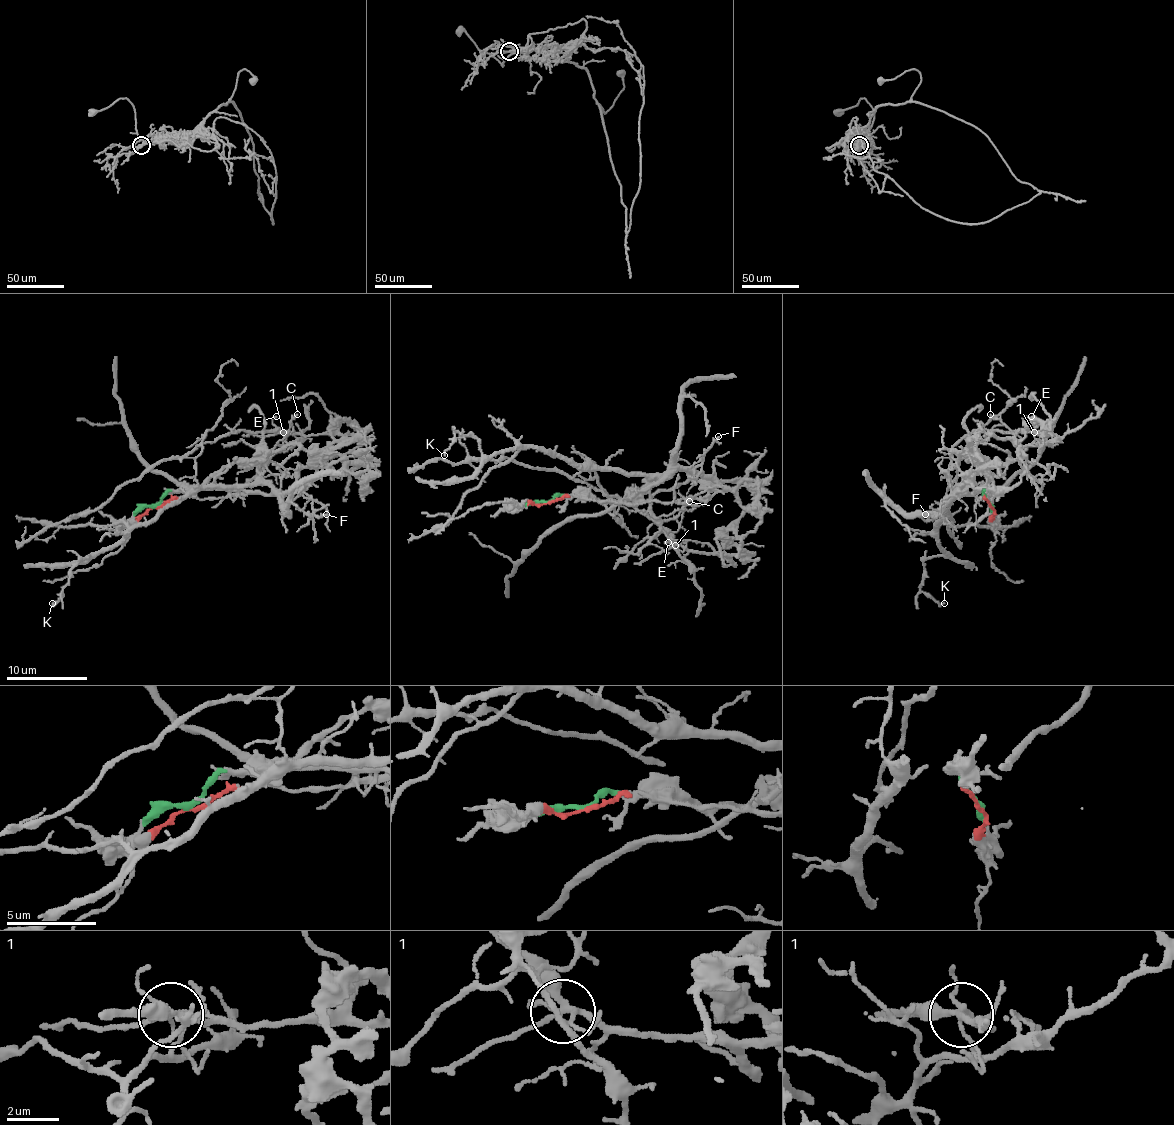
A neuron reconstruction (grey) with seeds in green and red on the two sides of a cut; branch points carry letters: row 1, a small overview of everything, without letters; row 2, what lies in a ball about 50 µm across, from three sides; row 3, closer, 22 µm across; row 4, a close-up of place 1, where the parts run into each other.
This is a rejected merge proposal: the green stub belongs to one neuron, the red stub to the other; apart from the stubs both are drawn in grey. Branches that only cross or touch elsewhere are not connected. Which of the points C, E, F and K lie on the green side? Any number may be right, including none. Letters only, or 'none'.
C, E, F, K

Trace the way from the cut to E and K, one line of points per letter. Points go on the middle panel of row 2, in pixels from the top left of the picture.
E: (548, 502), (562, 494), (591, 494), (603, 502), (645, 500), (649, 512), (678, 545), (668, 543)
K: (548, 502), (562, 494), (649, 500), (651, 484), (540, 448), (486, 456), (478, 440), (455, 432), (443, 456)

